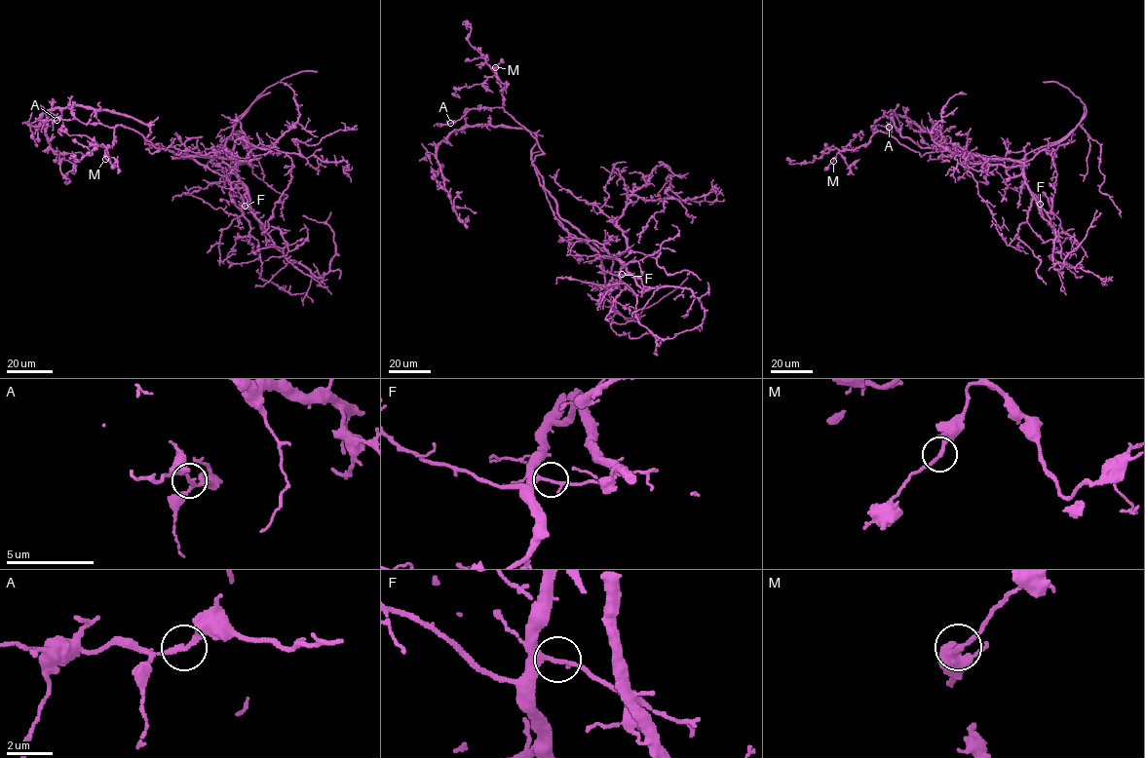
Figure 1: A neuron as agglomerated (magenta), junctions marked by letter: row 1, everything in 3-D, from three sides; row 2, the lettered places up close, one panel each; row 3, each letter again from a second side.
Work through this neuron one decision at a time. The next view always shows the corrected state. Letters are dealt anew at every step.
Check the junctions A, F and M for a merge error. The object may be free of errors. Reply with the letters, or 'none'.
F

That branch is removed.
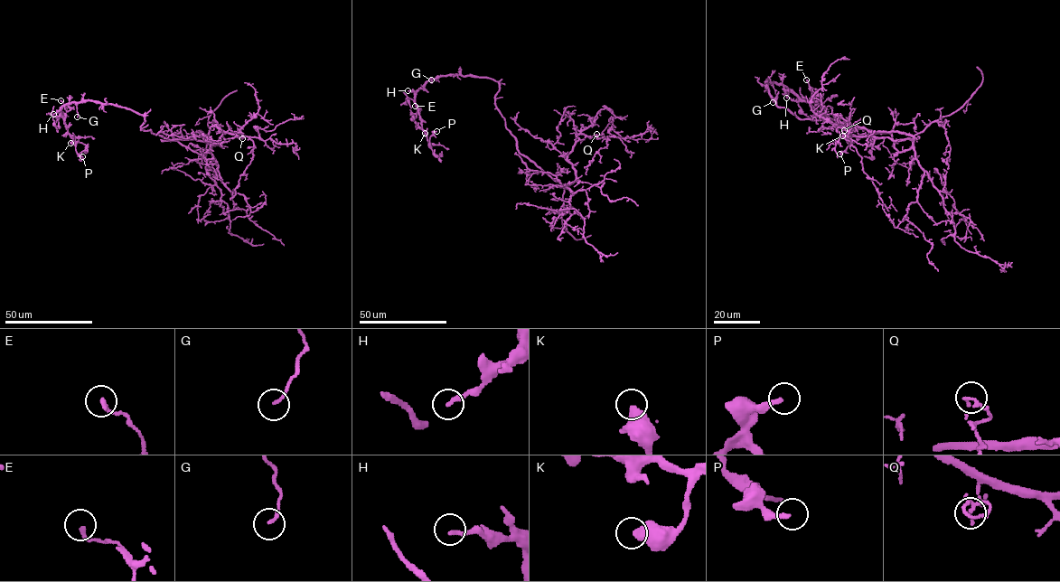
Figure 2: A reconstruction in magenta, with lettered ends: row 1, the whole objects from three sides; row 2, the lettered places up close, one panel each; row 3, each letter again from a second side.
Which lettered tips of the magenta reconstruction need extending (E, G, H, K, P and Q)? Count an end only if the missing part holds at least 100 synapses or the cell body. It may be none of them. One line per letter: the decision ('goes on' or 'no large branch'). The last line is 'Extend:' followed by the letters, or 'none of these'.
E: no large branch
G: no large branch
H: no large branch
K: no large branch
P: no large branch
Q: no large branch
Extend: none of these

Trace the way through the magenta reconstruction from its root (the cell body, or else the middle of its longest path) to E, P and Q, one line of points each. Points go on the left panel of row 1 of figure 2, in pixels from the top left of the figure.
E: (157, 135), (141, 130), (142, 115), (109, 104), (67, 103), (61, 108), (63, 117), (66, 107), (60, 100)
P: (157, 135), (141, 130), (145, 118), (131, 110), (89, 100), (67, 103), (60, 115), (82, 156)
Q: (157, 135), (170, 139), (196, 139), (221, 145), (212, 144), (222, 143), (225, 133), (239, 132), (242, 138)

